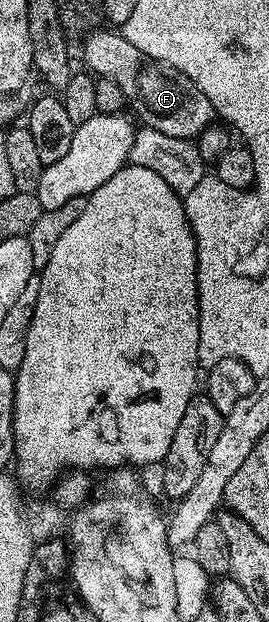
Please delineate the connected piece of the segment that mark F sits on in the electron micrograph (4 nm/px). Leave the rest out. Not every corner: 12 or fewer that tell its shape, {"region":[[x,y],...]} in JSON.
{"region":[[113,29],[84,36],[86,68],[115,81],[144,126],[192,141],[207,93]]}

